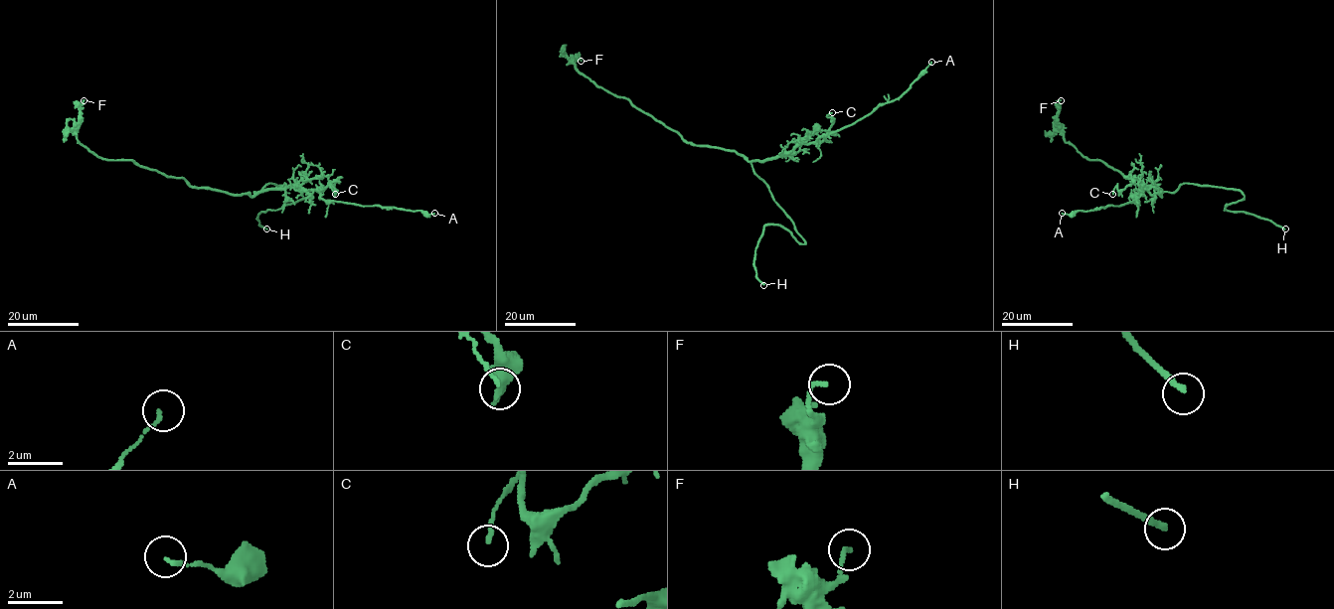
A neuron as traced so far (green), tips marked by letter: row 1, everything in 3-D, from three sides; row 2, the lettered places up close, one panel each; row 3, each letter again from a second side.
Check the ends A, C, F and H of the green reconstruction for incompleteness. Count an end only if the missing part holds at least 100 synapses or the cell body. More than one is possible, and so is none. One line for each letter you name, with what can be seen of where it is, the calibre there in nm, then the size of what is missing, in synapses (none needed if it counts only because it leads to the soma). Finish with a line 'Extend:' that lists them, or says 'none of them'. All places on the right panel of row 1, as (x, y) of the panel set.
H: Place: (1285, 228). Thickness 240 nm
Extend: H

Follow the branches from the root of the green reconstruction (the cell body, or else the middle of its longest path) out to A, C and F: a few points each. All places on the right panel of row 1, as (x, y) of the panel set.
A: (1151, 194), (1161, 196), (1159, 190), (1148, 186), (1135, 201), (1120, 206), (1076, 210), (1069, 215), (1062, 213)
C: (1151, 194), (1161, 196), (1154, 186), (1144, 190), (1136, 183), (1122, 190), (1118, 190), (1117, 185), (1112, 194)
F: (1151, 194), (1137, 179), (1124, 176), (1100, 160), (1087, 159), (1065, 140), (1058, 123), (1058, 106), (1061, 100)

